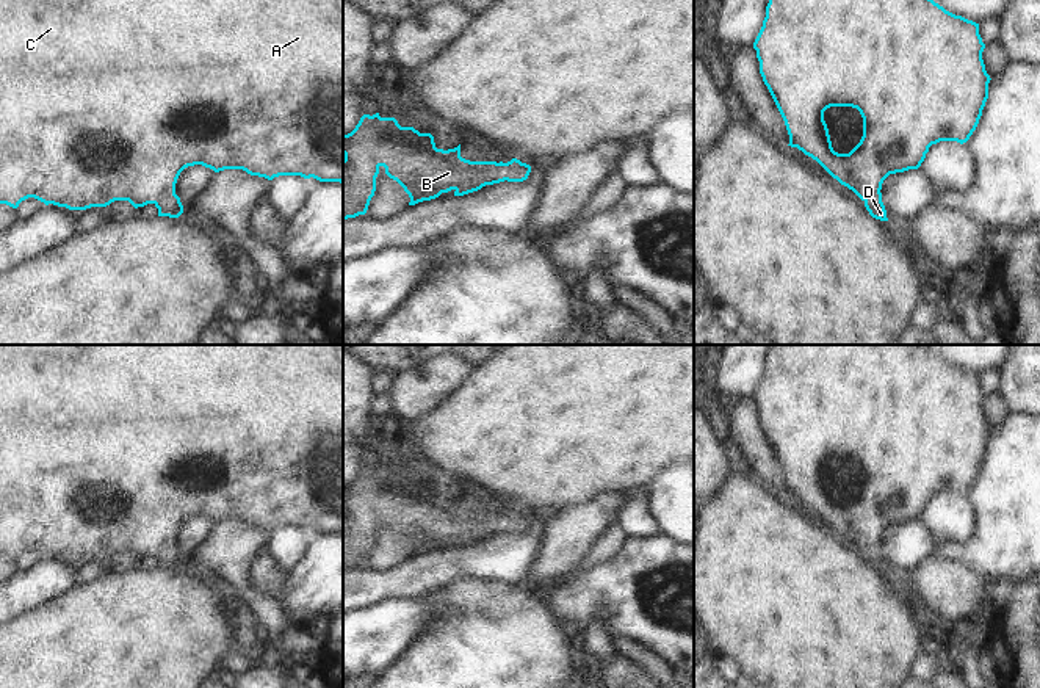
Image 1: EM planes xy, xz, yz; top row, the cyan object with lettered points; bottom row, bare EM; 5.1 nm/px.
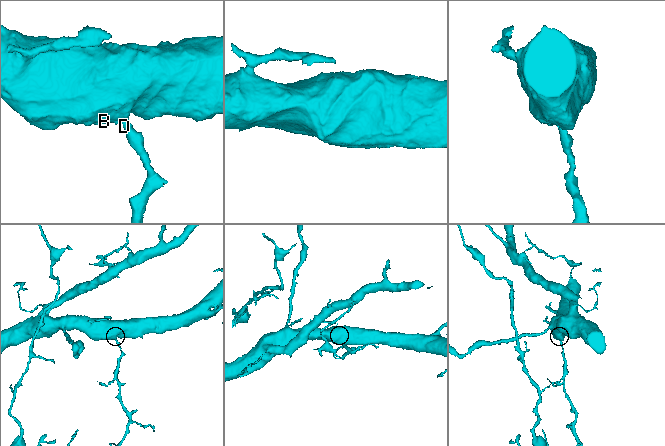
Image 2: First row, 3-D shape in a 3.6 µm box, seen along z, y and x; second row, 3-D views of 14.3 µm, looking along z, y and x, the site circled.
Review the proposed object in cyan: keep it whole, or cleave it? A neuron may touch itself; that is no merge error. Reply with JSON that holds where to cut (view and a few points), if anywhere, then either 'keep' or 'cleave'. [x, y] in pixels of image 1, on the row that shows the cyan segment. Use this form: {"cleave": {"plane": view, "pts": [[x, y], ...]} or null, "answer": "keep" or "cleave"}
{"cleave": null, "answer": "keep"}

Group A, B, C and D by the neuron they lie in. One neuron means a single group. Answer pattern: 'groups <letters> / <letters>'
groups A B C D

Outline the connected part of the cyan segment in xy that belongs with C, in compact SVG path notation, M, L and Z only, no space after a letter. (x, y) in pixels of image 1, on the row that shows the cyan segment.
M0 0L0 204L17 208L22 201L34 197L45 205L86 210L107 207L114 201L128 201L135 208L153 204L158 216L179 218L183 205L175 194L175 183L180 172L194 165L215 172L243 169L268 180L279 176L301 176L343 183L343 0Z

